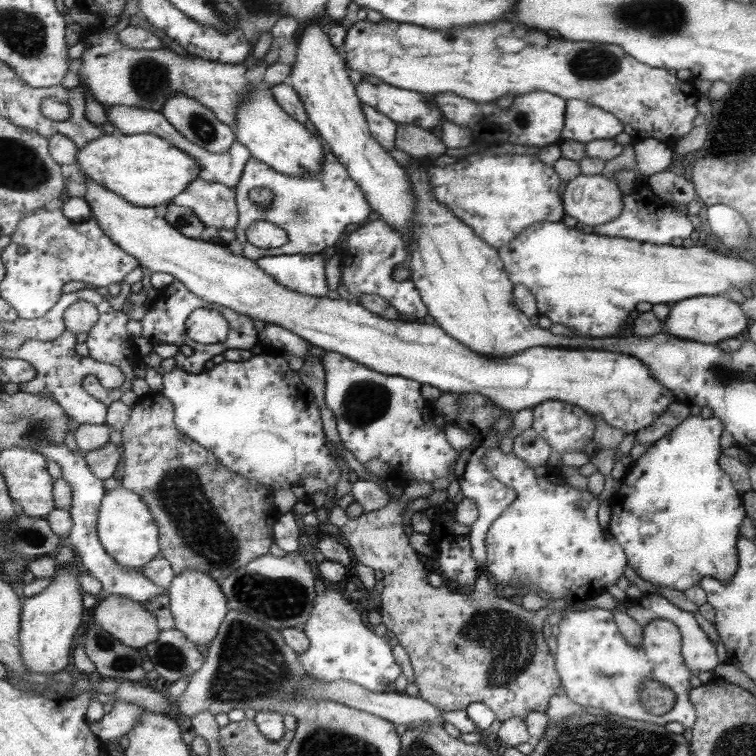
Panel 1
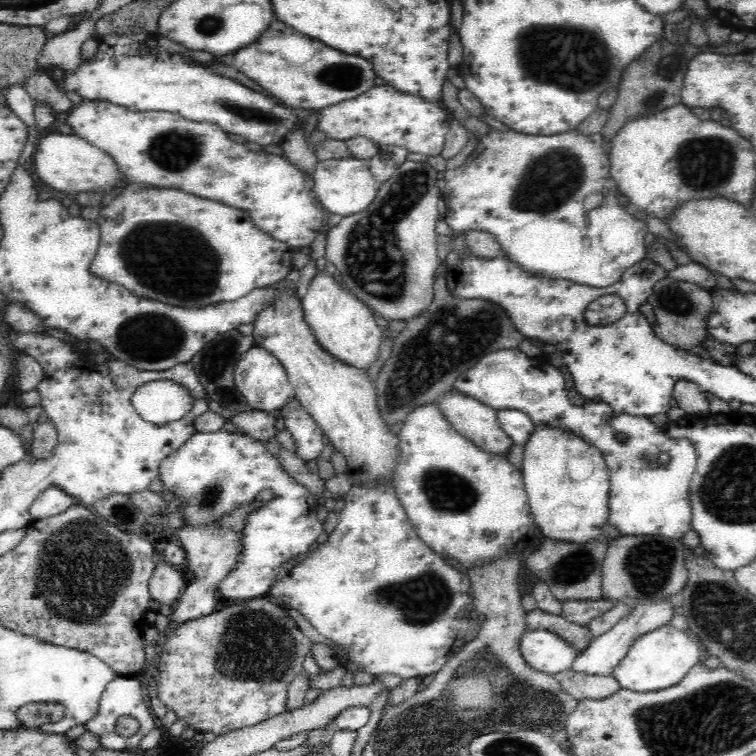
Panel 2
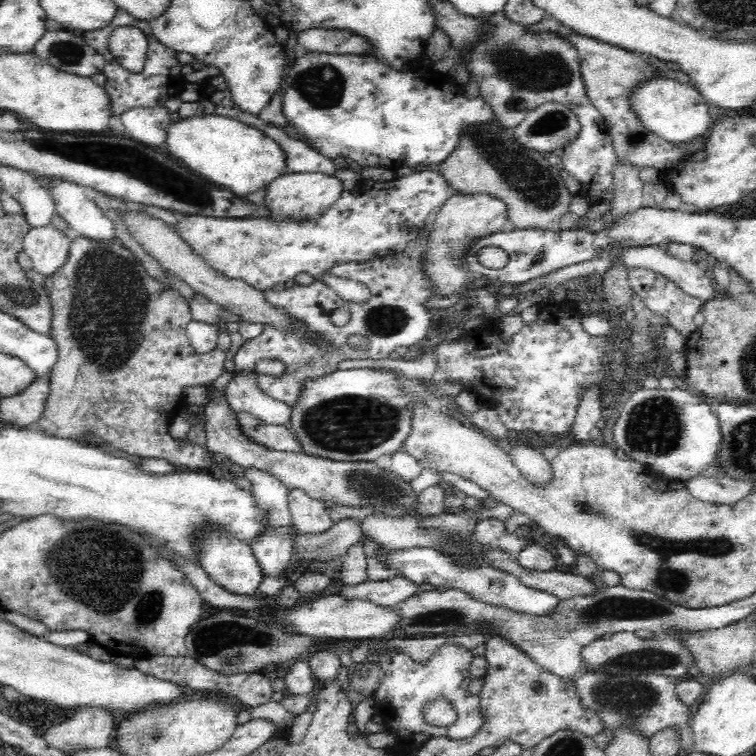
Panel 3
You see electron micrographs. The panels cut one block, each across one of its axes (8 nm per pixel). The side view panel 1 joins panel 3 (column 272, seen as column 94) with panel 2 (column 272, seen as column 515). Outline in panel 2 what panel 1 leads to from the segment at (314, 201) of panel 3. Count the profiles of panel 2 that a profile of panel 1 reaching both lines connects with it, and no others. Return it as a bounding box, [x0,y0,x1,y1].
[234,346,296,412]

